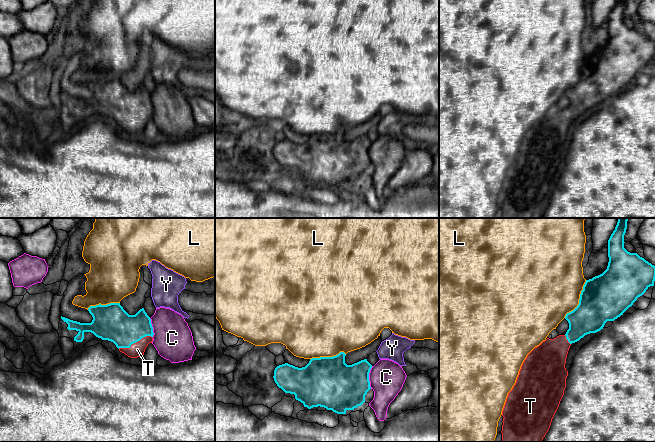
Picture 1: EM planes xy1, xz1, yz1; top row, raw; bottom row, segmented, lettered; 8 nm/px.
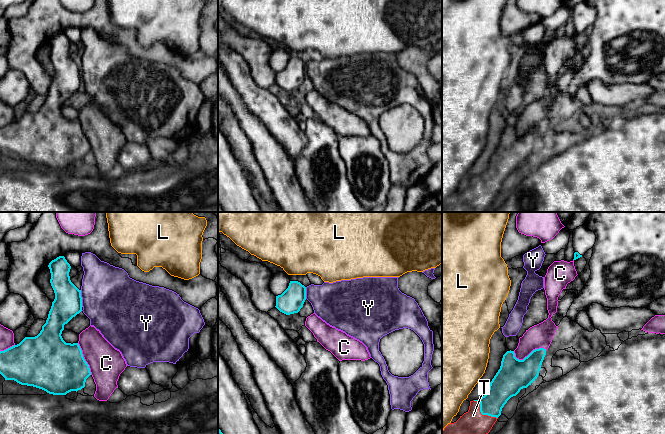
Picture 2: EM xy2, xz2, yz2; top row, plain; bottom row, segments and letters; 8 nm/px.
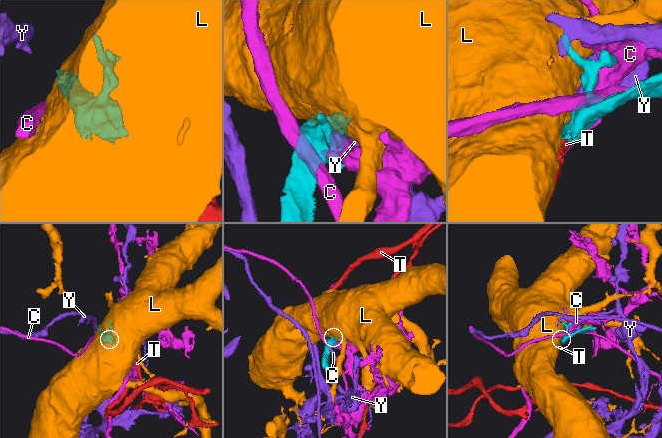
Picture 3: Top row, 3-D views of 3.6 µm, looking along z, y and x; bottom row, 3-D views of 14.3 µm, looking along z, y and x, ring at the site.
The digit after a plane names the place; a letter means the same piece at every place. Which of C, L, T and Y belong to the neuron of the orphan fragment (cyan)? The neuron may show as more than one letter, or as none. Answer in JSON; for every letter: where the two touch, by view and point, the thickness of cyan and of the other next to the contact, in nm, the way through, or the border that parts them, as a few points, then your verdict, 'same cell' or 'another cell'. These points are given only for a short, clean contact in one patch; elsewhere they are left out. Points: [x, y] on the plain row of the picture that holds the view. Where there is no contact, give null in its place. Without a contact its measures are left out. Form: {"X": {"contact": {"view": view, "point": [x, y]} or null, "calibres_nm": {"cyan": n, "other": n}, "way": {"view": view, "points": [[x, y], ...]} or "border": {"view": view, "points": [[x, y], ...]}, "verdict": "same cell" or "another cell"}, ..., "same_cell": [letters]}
{"C": {"contact": {"view": "yz2", "point": [529, 130]}, "calibres_nm": {"cyan": 260, "other": 190}, "verdict": "another cell"}, "L": {"contact": {"view": "yz1", "point": [579, 76]}, "calibres_nm": {"cyan": 380, "other": 480}, "border": {"view": "yz1", "points": [[586, 56], [580, 70], [579, 79], [564, 93]]}, "verdict": "another cell"}, "T": {"contact": {"view": "xy1", "point": [134, 118]}, "calibres_nm": {"cyan": 300, "other": 120}, "verdict": "same cell"}, "Y": {"contact": {"view": "xy2", "point": [81, 74]}, "calibres_nm": {"cyan": 220, "other": 460}, "border": {"view": "xy2", "points": [[80, 66], [83, 82]]}, "verdict": "another cell"}, "same_cell": ["T"]}

